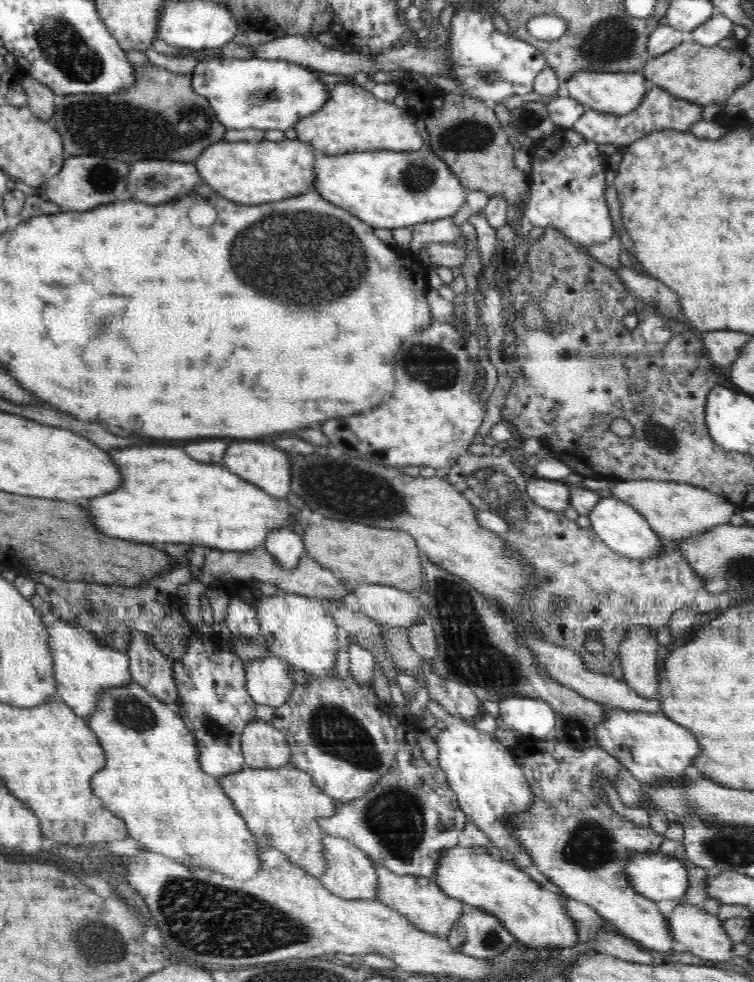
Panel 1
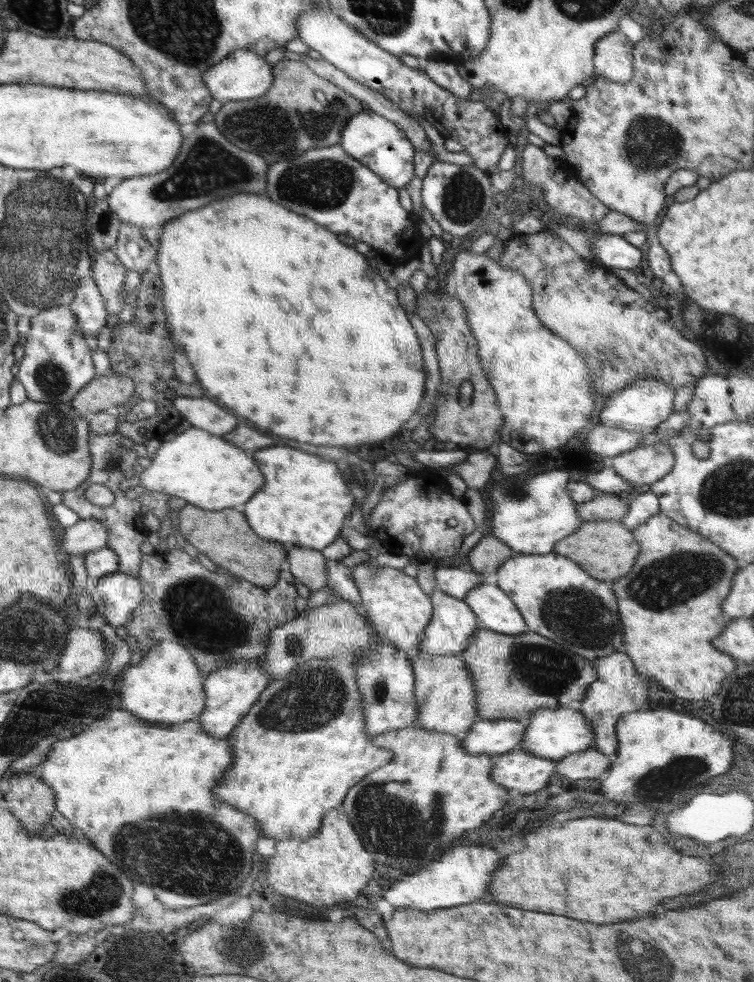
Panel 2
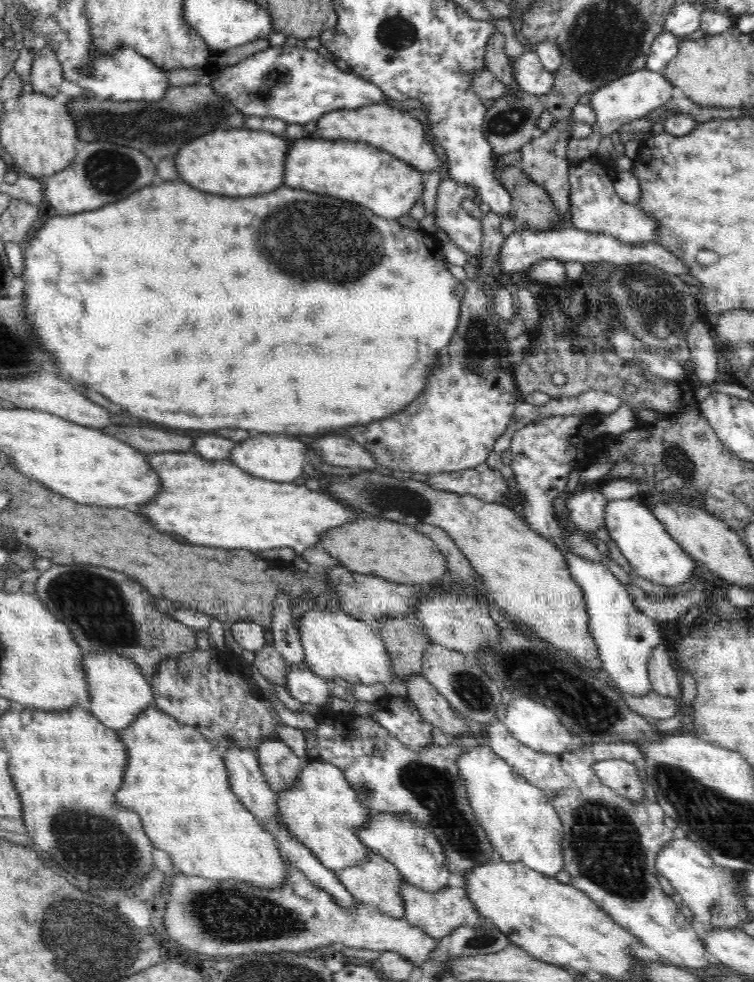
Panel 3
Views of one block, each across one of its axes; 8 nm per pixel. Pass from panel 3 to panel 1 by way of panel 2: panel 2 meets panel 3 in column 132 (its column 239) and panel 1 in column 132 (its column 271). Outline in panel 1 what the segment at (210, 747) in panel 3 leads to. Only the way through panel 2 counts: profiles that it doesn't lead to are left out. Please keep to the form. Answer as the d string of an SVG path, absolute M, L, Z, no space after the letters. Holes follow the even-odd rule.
M135 682L130 684L124 684L122 688L110 688L101 693L100 701L96 704L96 710L92 712L92 715L87 718L88 727L94 731L96 737L104 749L104 755L106 755L106 766L96 772L92 776L92 792L103 801L103 806L110 812L113 812L120 819L126 823L126 832L129 837L134 840L138 840L143 848L146 850L152 850L152 852L160 853L164 856L170 856L174 860L178 860L180 864L184 866L202 866L202 868L210 868L214 872L220 872L224 876L230 876L236 881L250 879L254 874L260 870L260 859L258 859L258 846L261 843L258 838L252 835L252 831L248 830L246 821L242 818L242 815L236 810L232 799L228 798L228 795L224 792L220 786L218 777L206 774L201 768L199 763L198 746L196 746L196 739L190 732L190 729L186 727L186 723L182 720L182 717L178 715L177 708L173 705L166 704L156 697L154 697L148 690L141 687Z

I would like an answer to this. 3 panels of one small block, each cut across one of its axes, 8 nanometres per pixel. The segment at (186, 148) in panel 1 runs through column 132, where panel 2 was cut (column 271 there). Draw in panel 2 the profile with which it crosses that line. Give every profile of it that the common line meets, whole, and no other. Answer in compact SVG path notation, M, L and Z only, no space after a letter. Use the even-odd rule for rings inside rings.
M282 59L274 64L272 73L274 84L260 100L224 104L214 120L220 134L232 144L262 156L266 162L290 160L309 149L339 144L347 120L363 111L358 99L314 74L302 61Z

